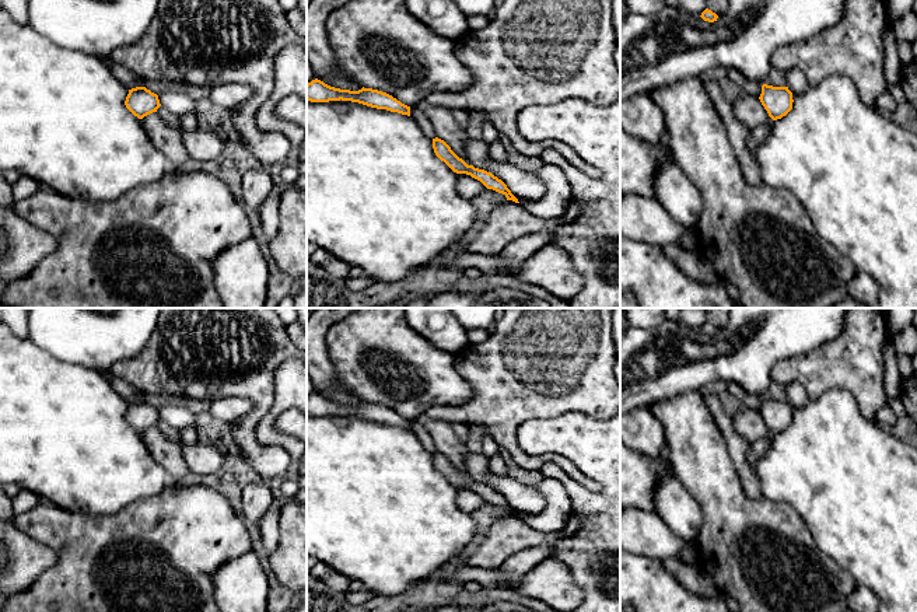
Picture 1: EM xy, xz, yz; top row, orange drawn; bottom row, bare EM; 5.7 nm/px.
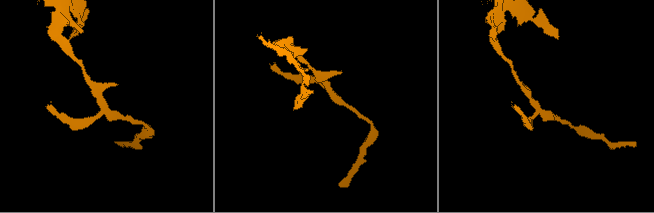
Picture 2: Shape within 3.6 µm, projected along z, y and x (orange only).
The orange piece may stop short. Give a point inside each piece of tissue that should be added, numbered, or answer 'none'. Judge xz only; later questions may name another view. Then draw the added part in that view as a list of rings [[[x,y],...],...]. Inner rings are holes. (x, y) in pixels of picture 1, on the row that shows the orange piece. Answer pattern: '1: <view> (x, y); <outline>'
1: xz (486, 202); [[[486,188],[483,193],[470,200],[476,207],[477,220],[484,221],[497,206],[507,202],[507,197],[503,193]]]

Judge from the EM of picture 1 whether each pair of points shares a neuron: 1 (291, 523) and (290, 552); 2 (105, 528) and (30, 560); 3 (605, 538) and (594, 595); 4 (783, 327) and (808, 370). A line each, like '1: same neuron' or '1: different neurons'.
1: same neuron
2: different neurons
3: same neuron
4: different neurons

